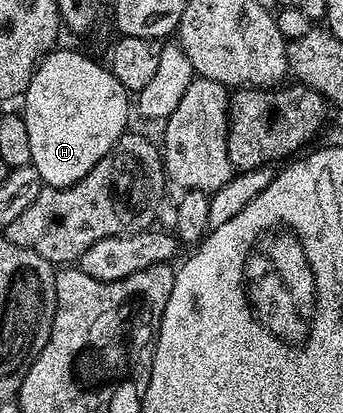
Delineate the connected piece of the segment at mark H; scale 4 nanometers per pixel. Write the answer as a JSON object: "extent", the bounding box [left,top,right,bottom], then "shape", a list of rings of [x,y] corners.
{"extent":[22,46,130,188],"shape":[[[63,46],[48,53],[33,72],[28,89],[22,97],[24,109],[22,115],[26,122],[26,135],[30,138],[31,165],[38,170],[41,181],[49,188],[69,188],[76,184],[98,161],[111,152],[120,143],[128,124],[128,108],[130,112],[130,93],[127,88],[114,78],[109,67],[101,66],[80,52],[71,52]]]}

